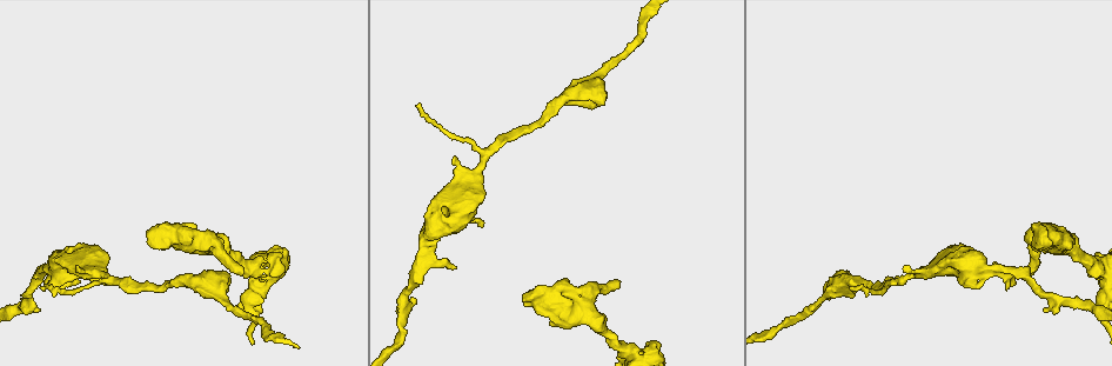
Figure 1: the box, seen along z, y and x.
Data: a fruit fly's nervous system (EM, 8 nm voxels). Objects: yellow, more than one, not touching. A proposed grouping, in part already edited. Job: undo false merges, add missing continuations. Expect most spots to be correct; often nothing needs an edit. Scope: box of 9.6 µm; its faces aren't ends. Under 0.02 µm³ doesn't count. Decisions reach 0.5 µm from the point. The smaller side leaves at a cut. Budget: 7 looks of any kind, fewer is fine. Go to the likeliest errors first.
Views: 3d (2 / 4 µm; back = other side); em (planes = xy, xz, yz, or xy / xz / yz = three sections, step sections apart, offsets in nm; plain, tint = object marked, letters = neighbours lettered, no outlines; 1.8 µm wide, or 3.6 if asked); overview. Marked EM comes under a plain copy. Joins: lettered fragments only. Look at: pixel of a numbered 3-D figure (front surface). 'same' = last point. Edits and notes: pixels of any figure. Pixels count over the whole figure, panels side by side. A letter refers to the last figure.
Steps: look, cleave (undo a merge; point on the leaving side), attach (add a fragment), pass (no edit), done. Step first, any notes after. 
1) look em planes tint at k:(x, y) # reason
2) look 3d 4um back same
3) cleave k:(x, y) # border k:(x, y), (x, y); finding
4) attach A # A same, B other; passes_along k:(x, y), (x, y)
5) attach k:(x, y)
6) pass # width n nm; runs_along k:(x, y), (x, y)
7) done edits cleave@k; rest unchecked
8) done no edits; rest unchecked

look em 3.6um xz step 8 tint at 1:(424, 216) # touches itself

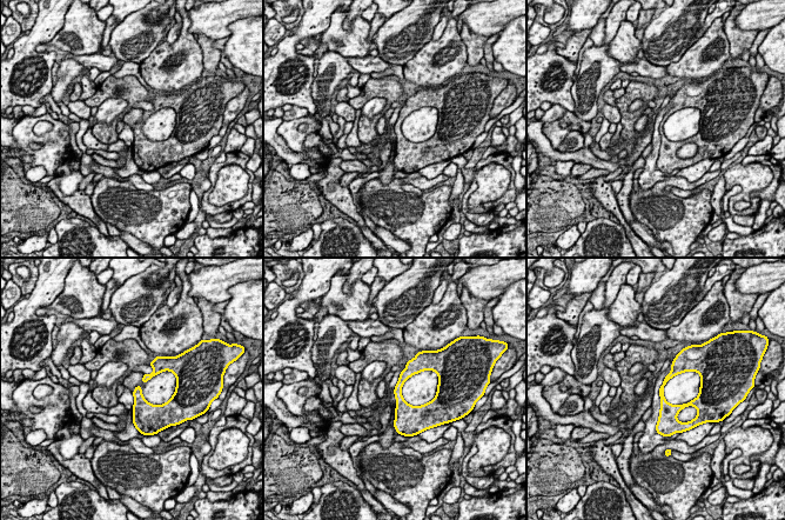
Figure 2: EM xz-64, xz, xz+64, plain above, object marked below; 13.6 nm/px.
look em 3.6um yz step 8 letters same

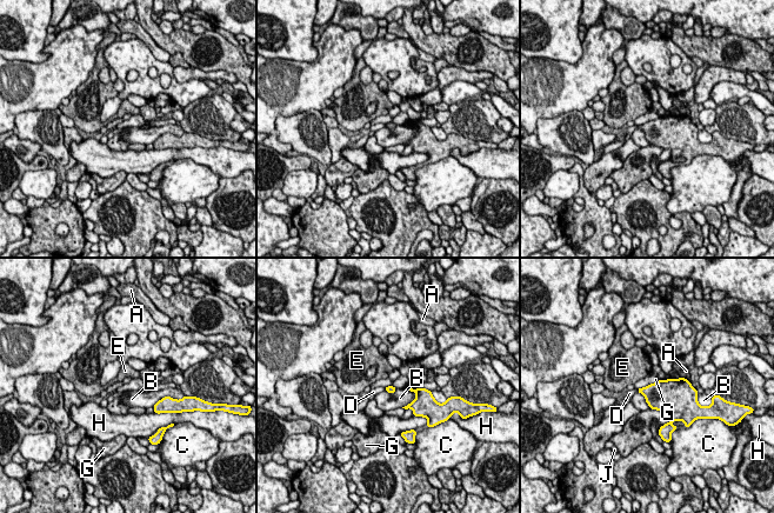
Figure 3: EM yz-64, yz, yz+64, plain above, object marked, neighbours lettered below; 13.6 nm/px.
pass # A other, B other, C other, D other, E other, G other, H other, J other; border 3:(415, 392), (415, 398), (402, 407); continuous, no second neuron

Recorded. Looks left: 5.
look em yz step 16 letters at 1:(1101, 268) # three arms meet

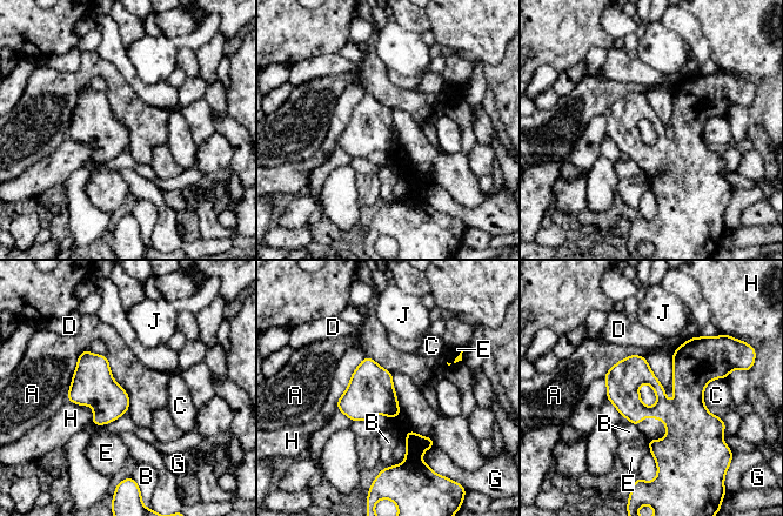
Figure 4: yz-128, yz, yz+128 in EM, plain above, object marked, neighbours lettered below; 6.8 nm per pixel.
look em planes letters same

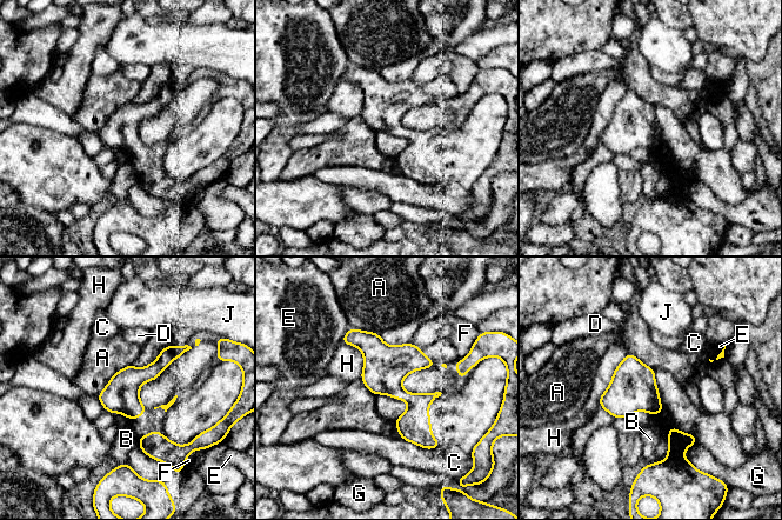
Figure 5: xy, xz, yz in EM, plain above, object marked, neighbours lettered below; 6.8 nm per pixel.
pass # width 240 nm; A other, B other, C other, D other, E other, F other, G other, H other, J other; border 5:(131, 364), (120, 368), (97, 397); continuous, no second neuron

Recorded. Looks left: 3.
look 3d 2um at 1:(220, 284) # branch point

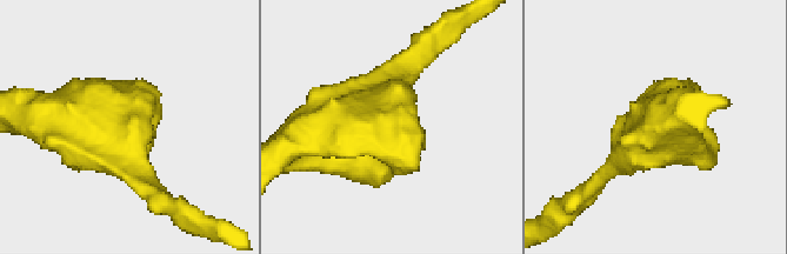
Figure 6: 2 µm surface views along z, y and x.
look em planes letters at 6:(119, 122)

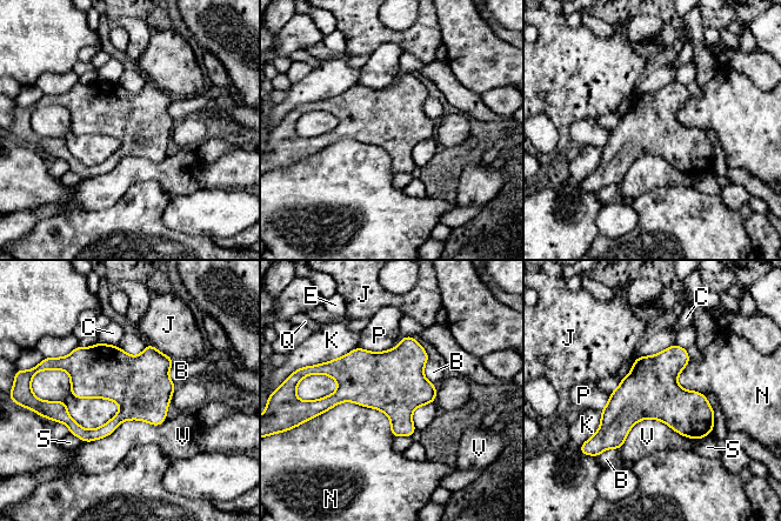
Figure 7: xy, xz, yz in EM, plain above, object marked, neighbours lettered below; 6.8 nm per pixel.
pass # width 380 nm; B other, C other, E other, J other, K other, N other, P other, Q other, S other, V other; one neuron here

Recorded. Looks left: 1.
done no edits; rest unchecked

